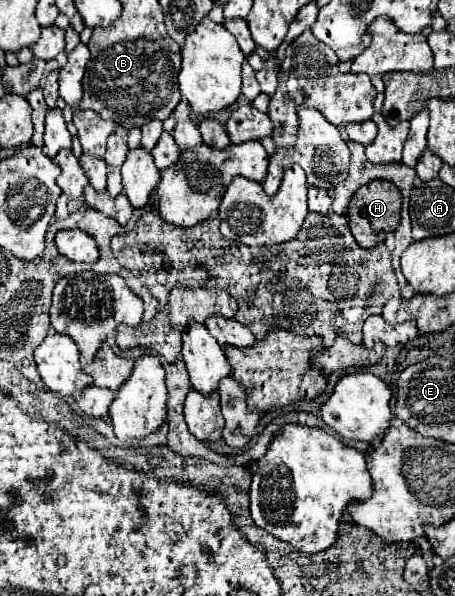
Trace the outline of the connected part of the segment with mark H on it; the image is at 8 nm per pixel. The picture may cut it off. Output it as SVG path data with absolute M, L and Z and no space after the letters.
M374 180L354 194L346 216L350 232L378 232L394 230L394 222L400 222L402 194L394 184L386 180Z

